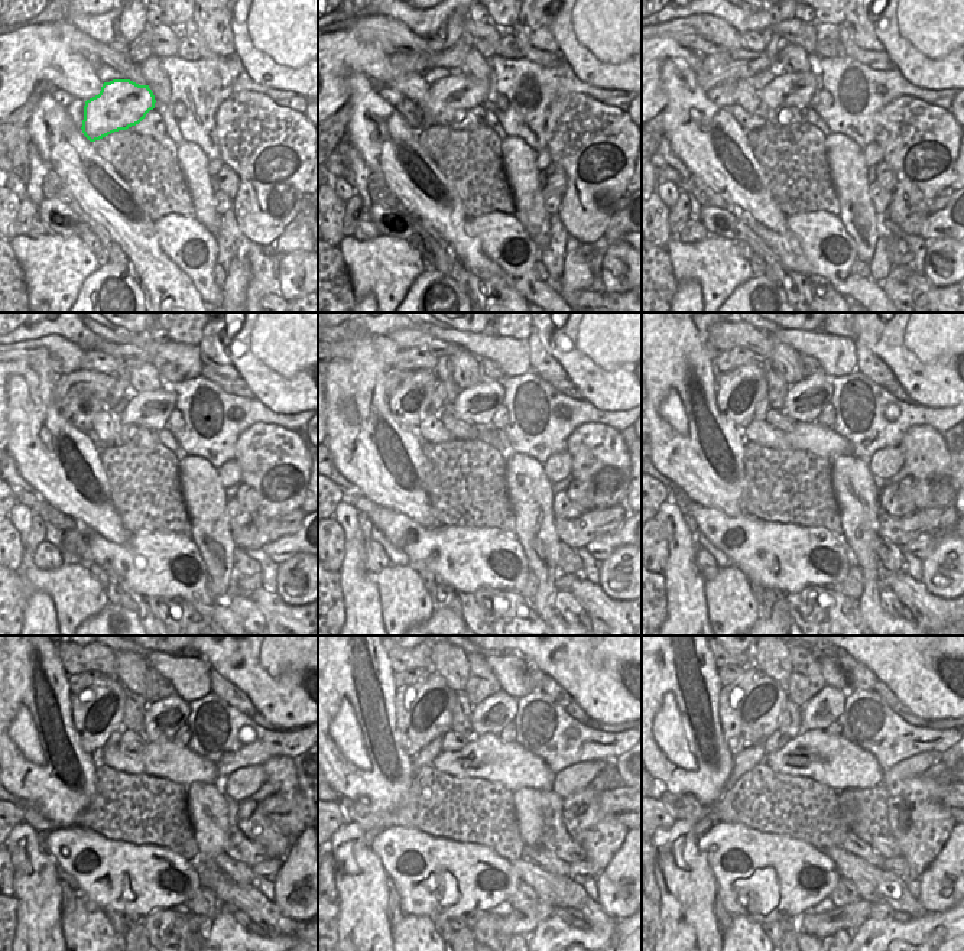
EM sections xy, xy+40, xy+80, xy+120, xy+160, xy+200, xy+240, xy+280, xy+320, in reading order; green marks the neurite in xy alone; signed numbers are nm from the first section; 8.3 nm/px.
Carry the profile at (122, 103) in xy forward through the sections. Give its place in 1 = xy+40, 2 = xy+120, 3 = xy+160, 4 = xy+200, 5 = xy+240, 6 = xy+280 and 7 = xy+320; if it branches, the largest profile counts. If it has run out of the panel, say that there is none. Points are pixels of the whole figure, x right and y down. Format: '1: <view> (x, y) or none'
1: xy+40 (458, 93)
2: xy+120 (151, 409)
3: xy+160 (477, 405)
4: xy+200 (805, 401)
5: xy+240 (162, 720)
6: xy+280 (495, 713)
7: xy+320 (827, 706)

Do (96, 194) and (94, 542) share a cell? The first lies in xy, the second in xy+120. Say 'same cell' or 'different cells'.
different cells

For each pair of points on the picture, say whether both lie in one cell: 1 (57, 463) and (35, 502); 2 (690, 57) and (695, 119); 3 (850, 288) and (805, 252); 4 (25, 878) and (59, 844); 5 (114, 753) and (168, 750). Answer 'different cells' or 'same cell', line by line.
1: different cells
2: different cells
3: same cell
4: different cells
5: same cell

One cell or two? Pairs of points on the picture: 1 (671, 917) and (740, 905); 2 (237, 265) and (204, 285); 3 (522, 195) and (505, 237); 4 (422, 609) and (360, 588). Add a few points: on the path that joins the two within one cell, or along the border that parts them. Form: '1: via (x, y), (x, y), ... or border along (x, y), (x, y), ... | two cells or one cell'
1: border along (707, 862), (719, 893) | two cells
2: border along (220, 286), (223, 297) | two cells
3: border along (515, 214), (534, 243) | two cells
4: border along (366, 571), (366, 575), (377, 590), (383, 620) | two cells

